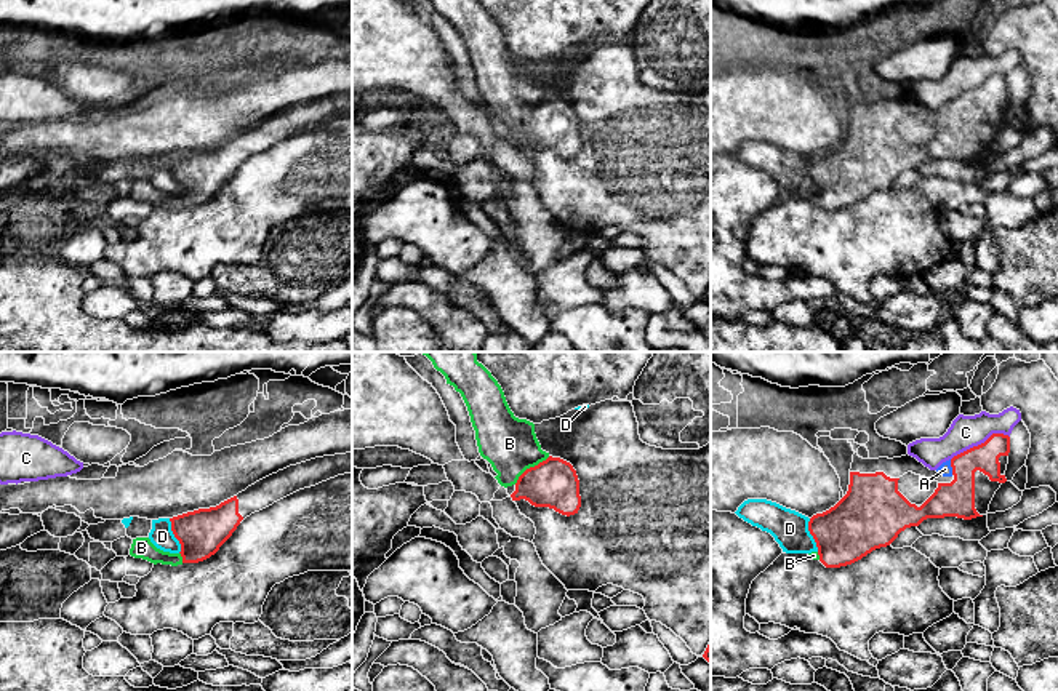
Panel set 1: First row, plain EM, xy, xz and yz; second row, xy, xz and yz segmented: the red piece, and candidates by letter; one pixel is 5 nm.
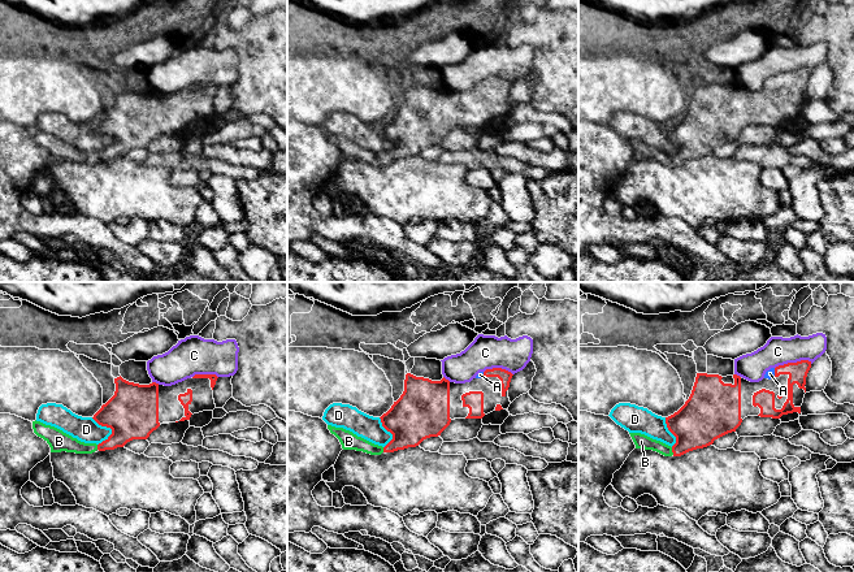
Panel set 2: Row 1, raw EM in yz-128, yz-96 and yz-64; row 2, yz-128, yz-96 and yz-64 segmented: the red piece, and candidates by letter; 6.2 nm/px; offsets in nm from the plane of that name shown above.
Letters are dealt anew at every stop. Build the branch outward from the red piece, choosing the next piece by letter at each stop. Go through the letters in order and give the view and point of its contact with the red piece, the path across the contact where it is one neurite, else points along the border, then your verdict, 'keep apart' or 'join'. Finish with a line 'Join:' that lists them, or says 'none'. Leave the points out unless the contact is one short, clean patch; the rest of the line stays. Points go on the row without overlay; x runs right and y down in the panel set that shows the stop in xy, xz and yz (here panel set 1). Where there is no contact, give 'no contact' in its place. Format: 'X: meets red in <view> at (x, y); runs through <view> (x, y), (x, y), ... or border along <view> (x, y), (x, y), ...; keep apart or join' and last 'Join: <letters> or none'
A: meets red in yz at (951, 107); join
B: meets red in xz at (530, 109); runs through xz (553, 125), (545, 123), (530, 109), (509, 85); join
C: meets red in yz at (981, 85); keep apart
D: meets red in xy at (175, 178); border along xy (168, 160), (170, 171), (180, 186), (180, 194); keep apart
Join: A, B

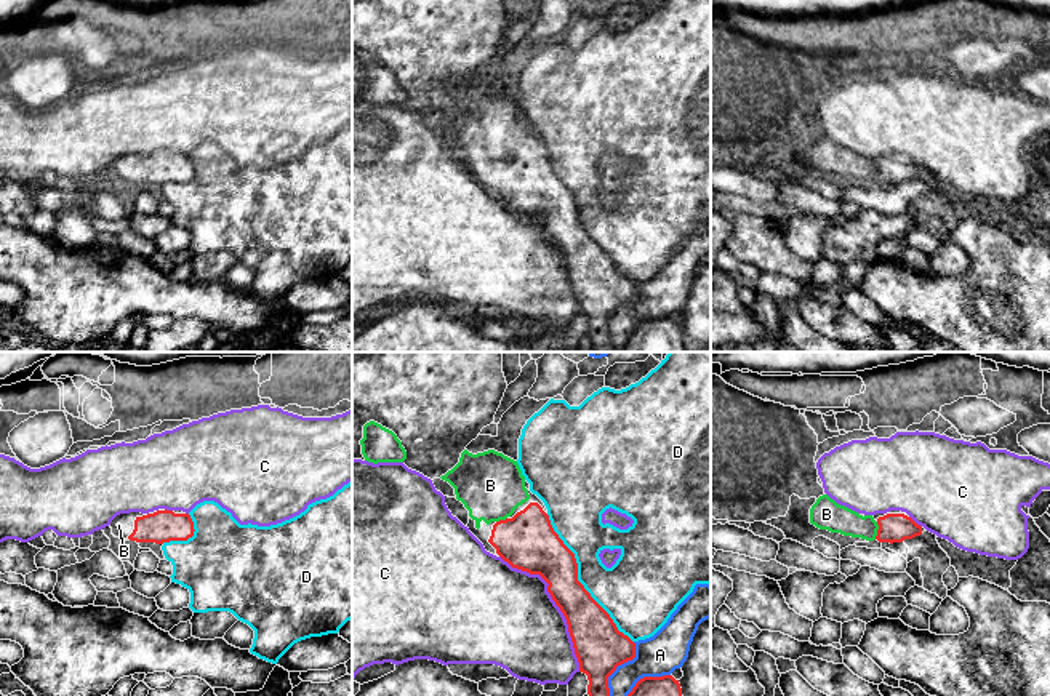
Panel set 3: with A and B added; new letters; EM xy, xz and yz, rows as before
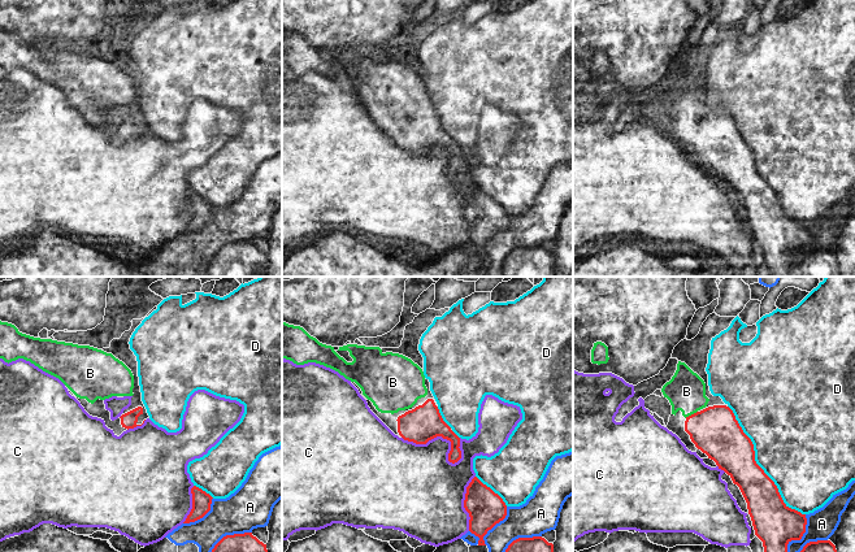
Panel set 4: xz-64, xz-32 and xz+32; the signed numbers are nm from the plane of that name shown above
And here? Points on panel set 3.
A: meets red in xz at (613, 312); keep apart
B: meets red in yz at (877, 172); runs through yz (893, 168), (877, 172), (837, 160); join
C: meets red in xz at (556, 245); keep apart
D: meets red in xz at (577, 221); keep apart
Join: B

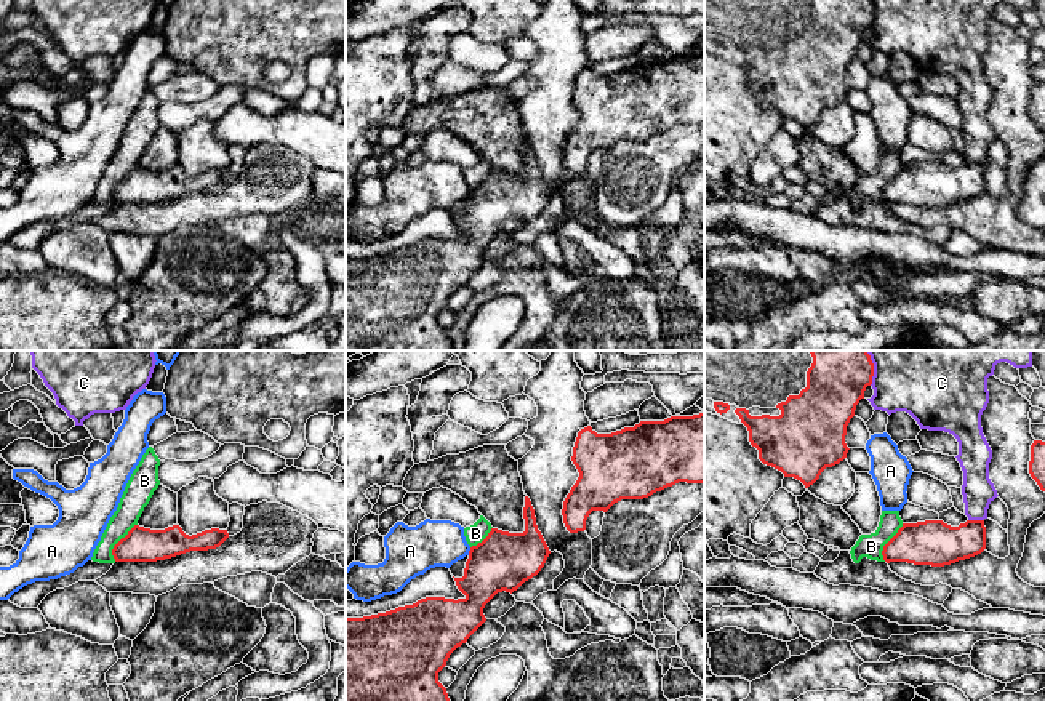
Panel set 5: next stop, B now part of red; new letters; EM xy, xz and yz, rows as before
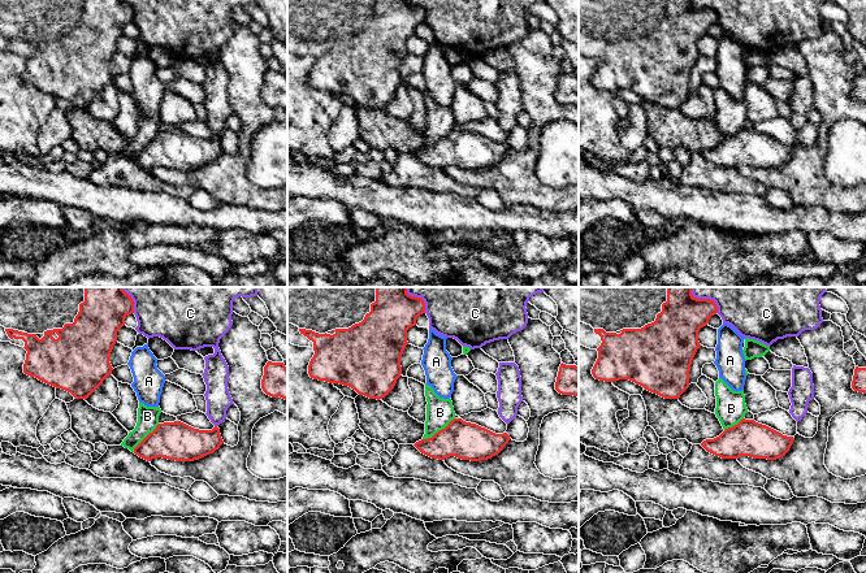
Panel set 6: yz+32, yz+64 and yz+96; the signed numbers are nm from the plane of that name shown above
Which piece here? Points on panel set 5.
A: meets red in xz at (469, 192); keep apart
B: meets red in xy at (117, 184); border along xy (136, 165), (114, 188), (114, 202); keep apart
C: meets red in yz at (976, 162); keep apart
Join: none

